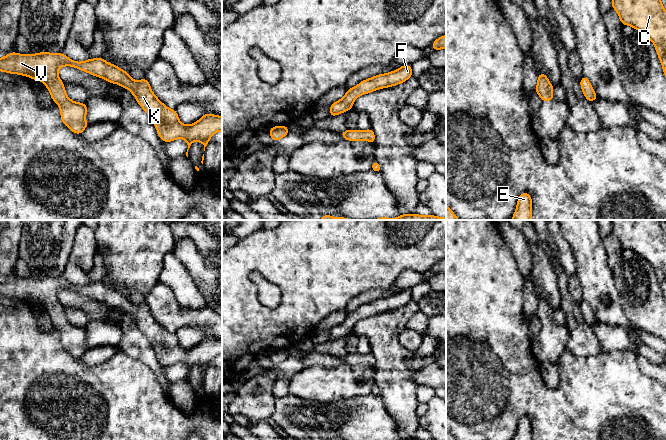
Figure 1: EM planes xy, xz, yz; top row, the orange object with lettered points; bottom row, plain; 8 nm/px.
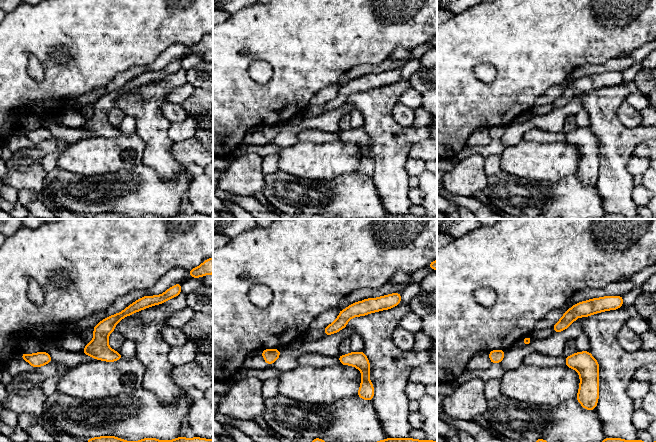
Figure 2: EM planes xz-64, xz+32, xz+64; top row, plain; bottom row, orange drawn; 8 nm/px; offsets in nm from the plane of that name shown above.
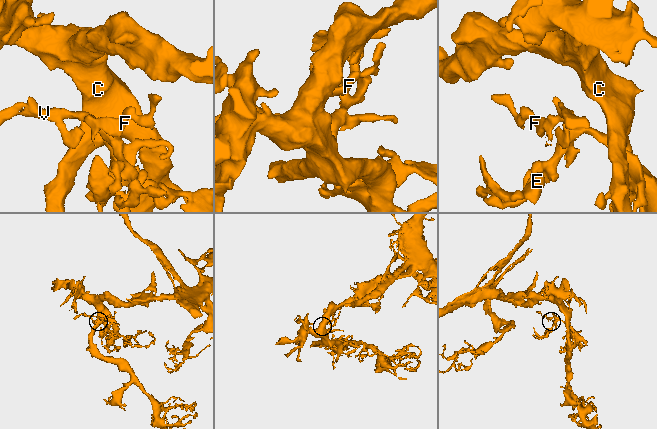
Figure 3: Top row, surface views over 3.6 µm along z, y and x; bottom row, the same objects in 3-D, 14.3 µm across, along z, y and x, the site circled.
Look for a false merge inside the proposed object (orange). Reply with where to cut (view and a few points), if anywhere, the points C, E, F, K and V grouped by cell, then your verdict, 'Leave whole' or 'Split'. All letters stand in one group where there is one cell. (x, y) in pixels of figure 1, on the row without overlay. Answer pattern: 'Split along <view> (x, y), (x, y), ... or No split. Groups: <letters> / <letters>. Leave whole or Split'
No split. Groups: C E F K V. Leave whole

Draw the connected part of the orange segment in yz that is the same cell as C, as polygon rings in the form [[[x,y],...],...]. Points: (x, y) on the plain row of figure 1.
[[[611,220],[623,249],[634,251],[655,269],[666,300],[666,235],[660,220]]]

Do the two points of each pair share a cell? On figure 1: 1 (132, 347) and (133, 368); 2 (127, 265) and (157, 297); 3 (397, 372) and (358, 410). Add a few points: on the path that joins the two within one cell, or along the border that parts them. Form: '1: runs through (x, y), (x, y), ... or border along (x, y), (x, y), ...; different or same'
1: border along (118, 349), (142, 361), (153, 371); different
2: border along (158, 281), (145, 297); different
3: border along (381, 395), (384, 407), (391, 416); different

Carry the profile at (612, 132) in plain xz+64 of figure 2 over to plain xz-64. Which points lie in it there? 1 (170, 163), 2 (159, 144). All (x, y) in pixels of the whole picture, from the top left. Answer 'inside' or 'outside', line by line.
1: inside
2: inside

